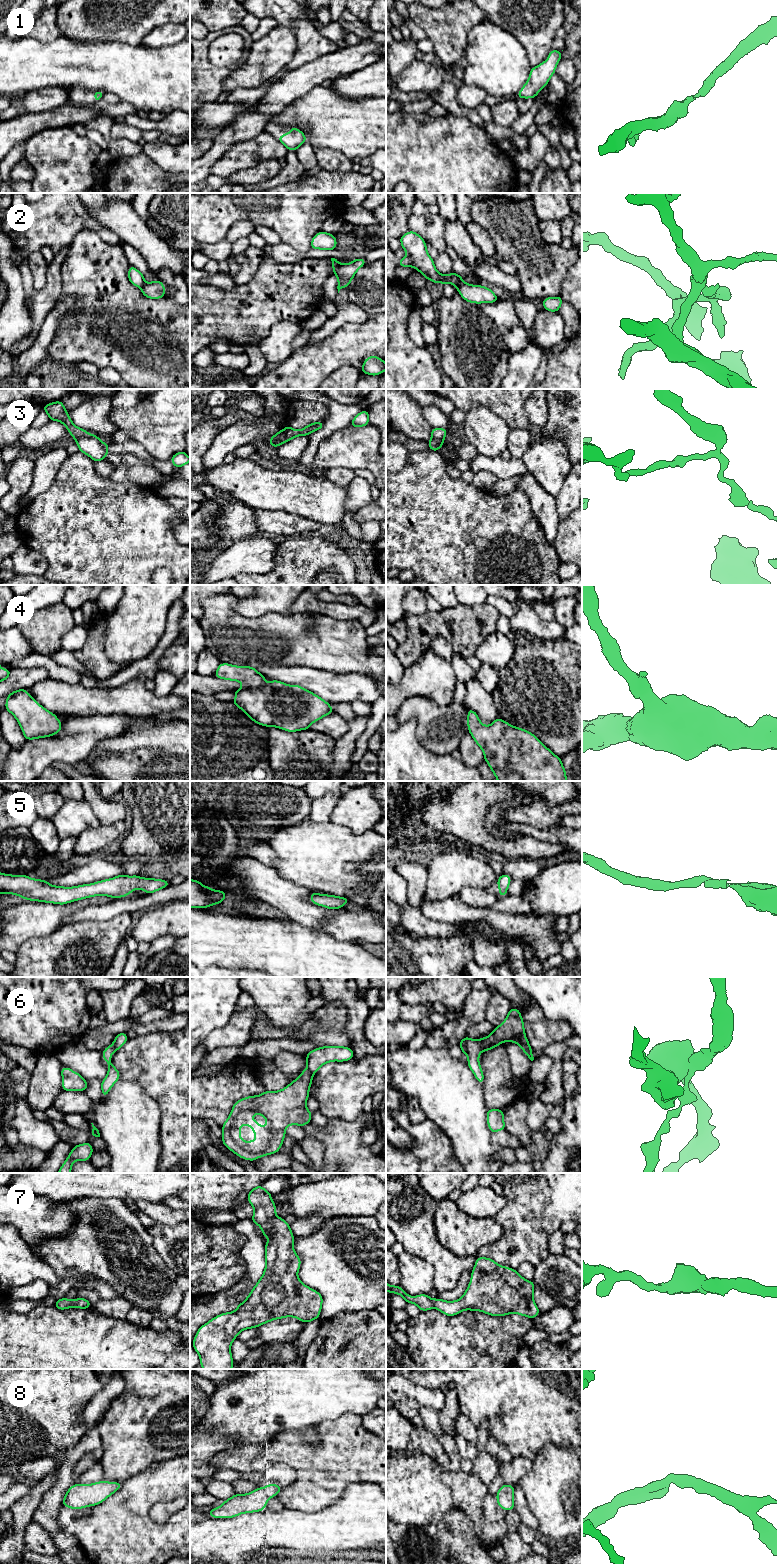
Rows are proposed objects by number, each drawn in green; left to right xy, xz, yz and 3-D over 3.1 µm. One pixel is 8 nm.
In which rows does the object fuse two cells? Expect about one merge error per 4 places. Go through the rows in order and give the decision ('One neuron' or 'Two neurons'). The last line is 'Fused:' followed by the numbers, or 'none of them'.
1: One neuron
2: Two neurons
3: Two neurons
4: One neuron
5: One neuron
6: Two neurons
7: One neuron
8: One neuron
Fused: 2, 3, 6

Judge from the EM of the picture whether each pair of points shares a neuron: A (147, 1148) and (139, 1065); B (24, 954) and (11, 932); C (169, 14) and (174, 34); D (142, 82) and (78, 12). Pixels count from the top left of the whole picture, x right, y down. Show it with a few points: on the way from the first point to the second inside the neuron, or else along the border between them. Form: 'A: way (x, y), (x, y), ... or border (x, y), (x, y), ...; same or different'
A: border (120, 1078), (136, 1082), (158, 1104); different
B: border (42, 937), (27, 939), (15, 953); different
C: border (179, 22), (168, 22), (159, 25), (150, 32); different
D: border (81, 41), (123, 41), (128, 44); different

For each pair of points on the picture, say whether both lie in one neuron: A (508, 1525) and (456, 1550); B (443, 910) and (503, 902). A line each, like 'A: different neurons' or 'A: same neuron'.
A: different neurons
B: different neurons

